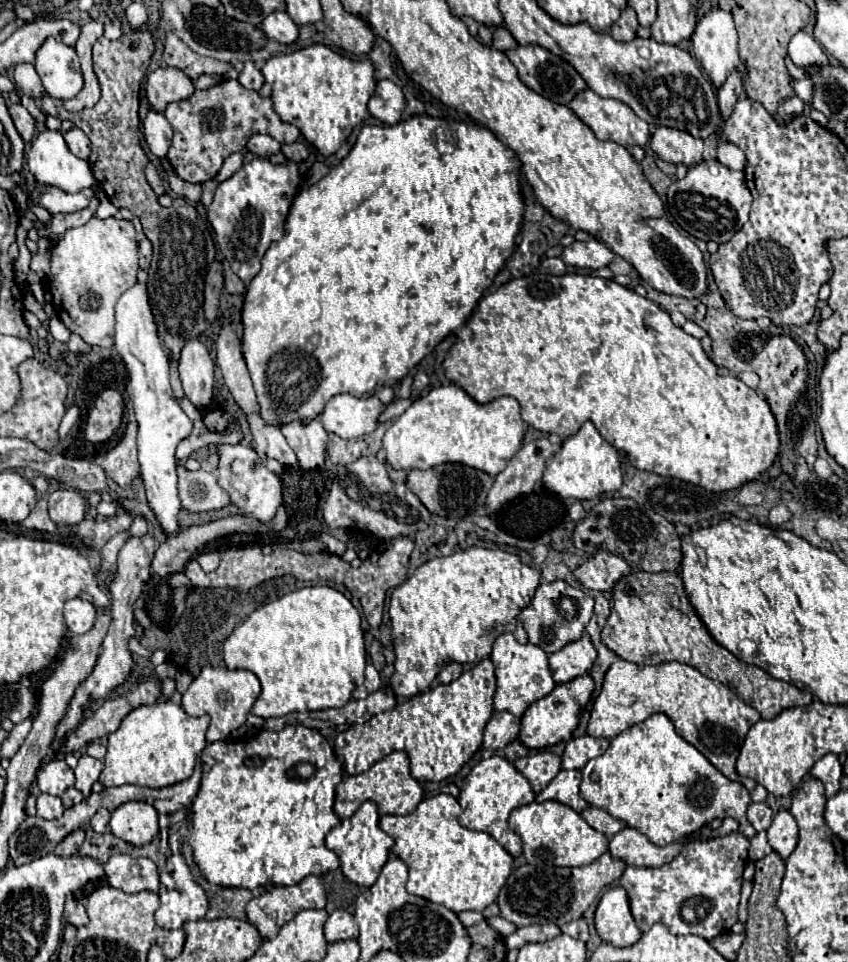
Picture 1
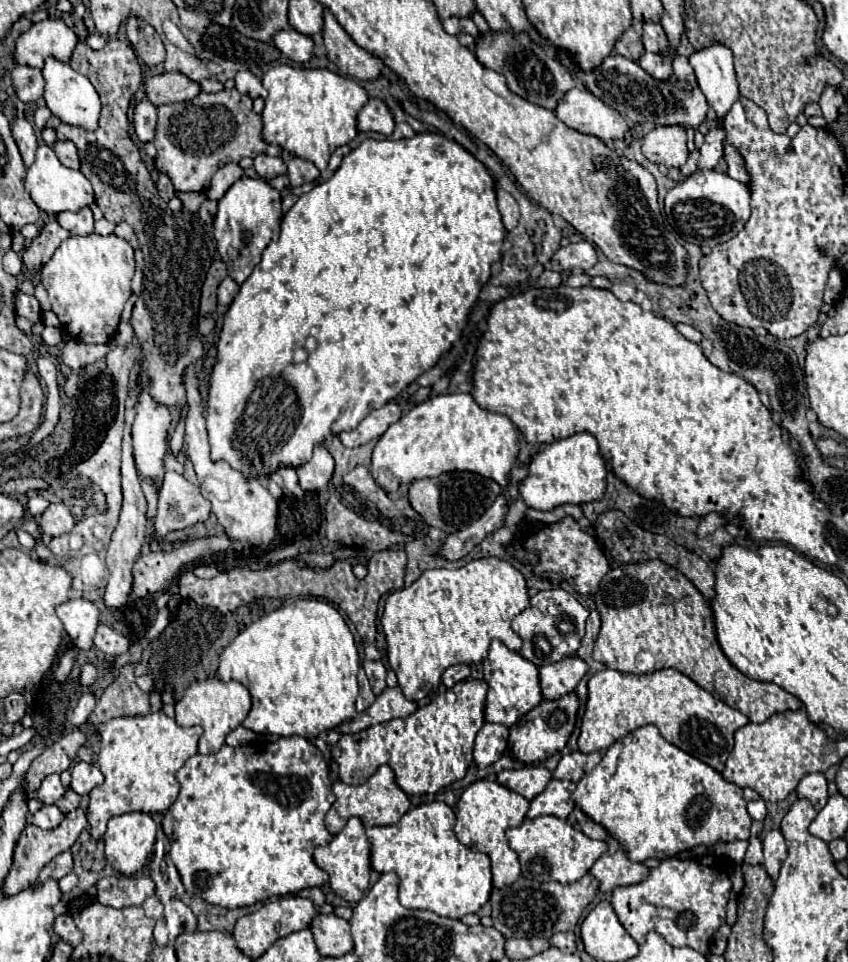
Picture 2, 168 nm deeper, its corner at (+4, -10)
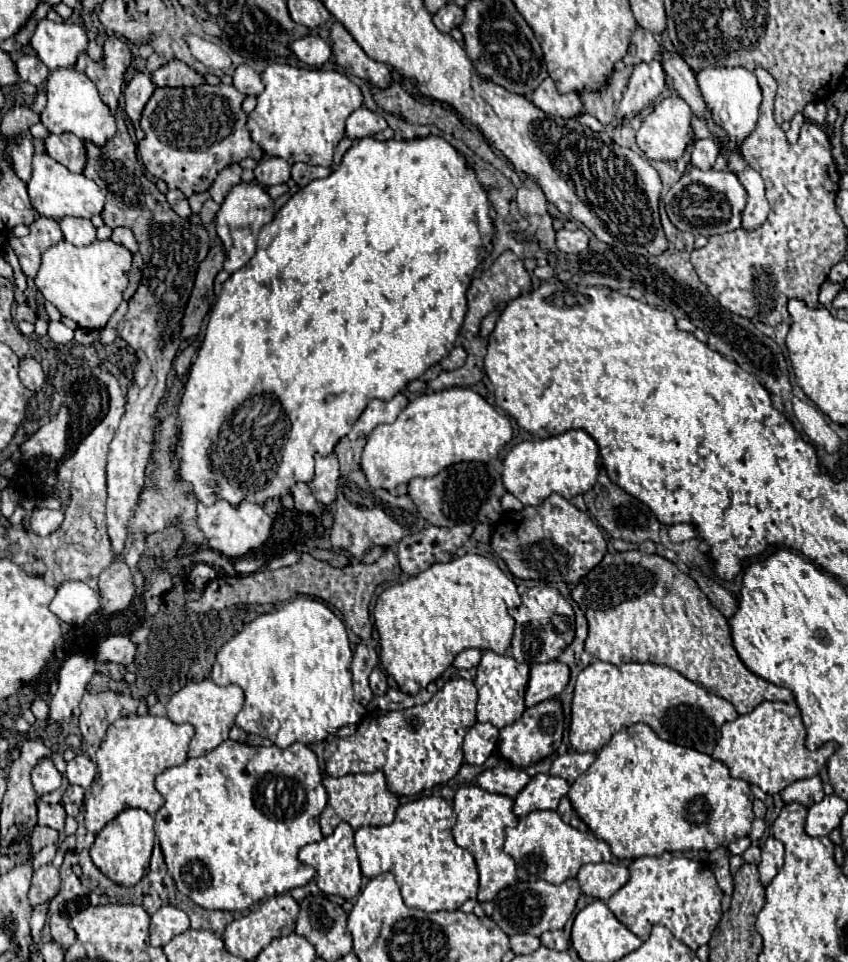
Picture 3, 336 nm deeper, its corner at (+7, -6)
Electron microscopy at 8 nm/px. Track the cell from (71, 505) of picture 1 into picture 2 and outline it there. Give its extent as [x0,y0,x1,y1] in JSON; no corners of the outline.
[41,503,75,537]

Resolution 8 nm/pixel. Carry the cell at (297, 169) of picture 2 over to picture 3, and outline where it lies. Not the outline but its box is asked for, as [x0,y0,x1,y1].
[292,163,332,187]

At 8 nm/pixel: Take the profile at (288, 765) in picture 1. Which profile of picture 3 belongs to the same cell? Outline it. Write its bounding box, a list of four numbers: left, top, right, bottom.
[156,741,328,911]

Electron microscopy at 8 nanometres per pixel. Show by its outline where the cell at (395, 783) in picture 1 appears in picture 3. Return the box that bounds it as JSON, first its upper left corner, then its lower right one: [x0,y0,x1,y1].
[320,771,400,837]

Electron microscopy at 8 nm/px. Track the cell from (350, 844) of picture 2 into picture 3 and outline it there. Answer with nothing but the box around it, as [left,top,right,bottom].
[298,823,362,899]

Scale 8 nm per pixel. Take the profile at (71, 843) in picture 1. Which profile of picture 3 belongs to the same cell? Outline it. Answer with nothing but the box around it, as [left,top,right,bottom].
[30,863,60,905]

